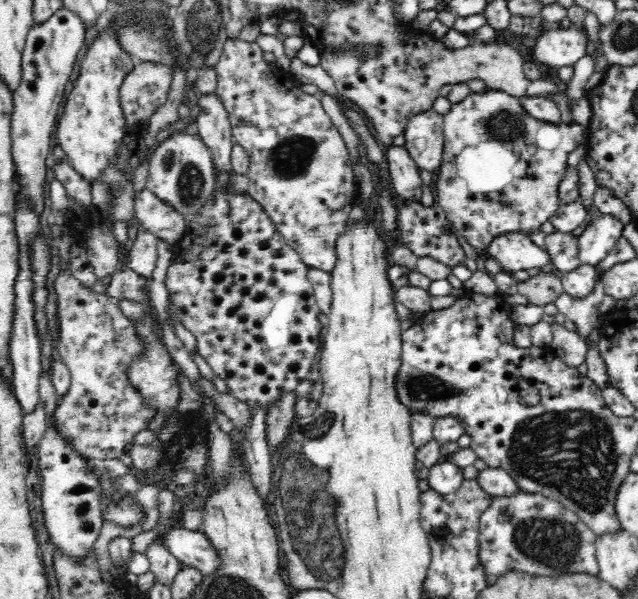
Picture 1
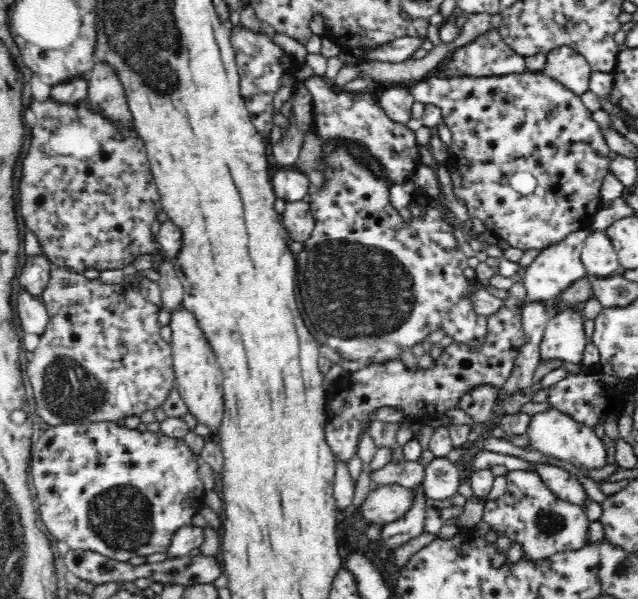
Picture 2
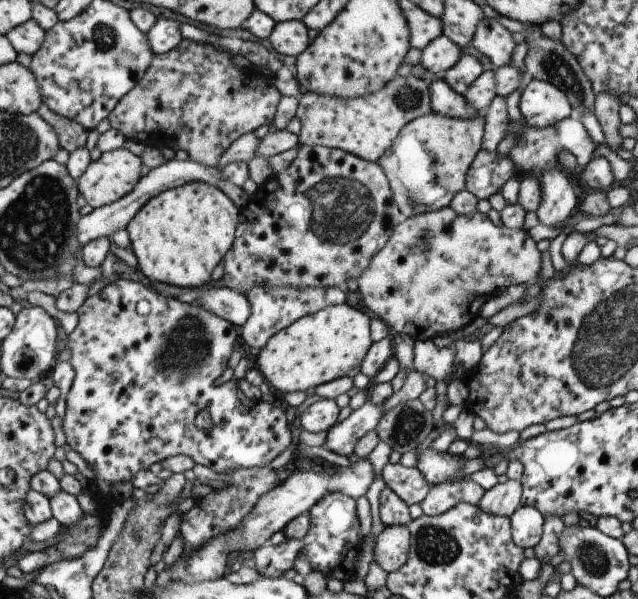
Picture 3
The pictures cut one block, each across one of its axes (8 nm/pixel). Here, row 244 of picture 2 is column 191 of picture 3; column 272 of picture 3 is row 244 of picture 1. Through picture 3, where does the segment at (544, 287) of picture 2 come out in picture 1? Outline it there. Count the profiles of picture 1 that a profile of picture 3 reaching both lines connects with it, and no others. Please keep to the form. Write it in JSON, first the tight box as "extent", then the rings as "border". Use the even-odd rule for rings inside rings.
{"extent":[486,232,551,274],"border":[[[504,232],[494,236],[486,250],[502,270],[511,274],[528,268],[541,269],[542,266],[551,264],[547,251],[536,246],[521,232]]]}

